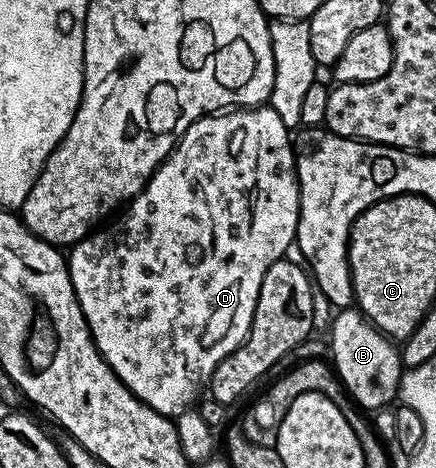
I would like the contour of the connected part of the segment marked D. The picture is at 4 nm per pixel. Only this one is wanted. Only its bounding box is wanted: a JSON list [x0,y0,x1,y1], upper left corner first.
[67,106,301,418]

